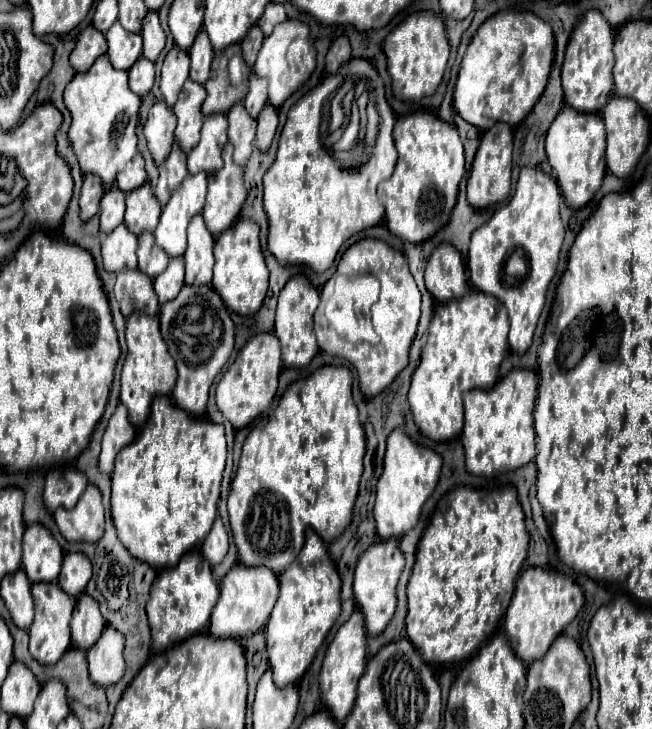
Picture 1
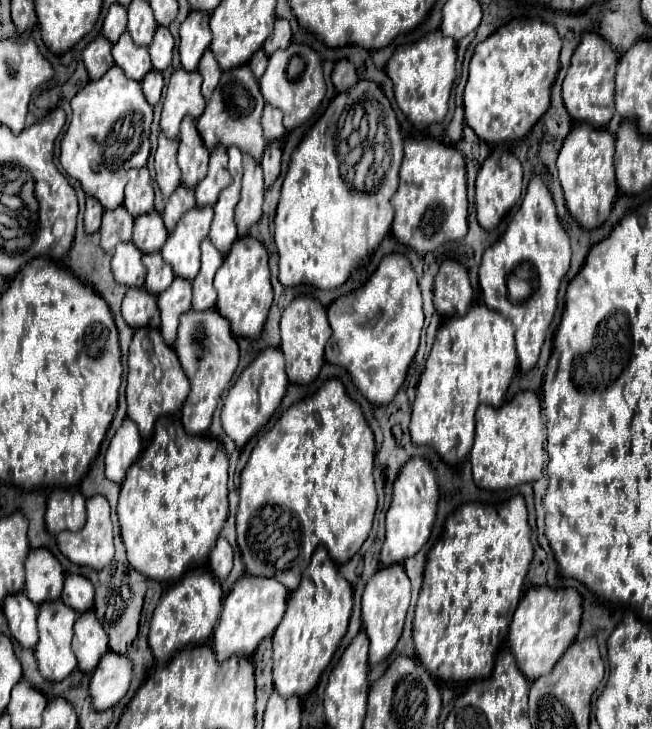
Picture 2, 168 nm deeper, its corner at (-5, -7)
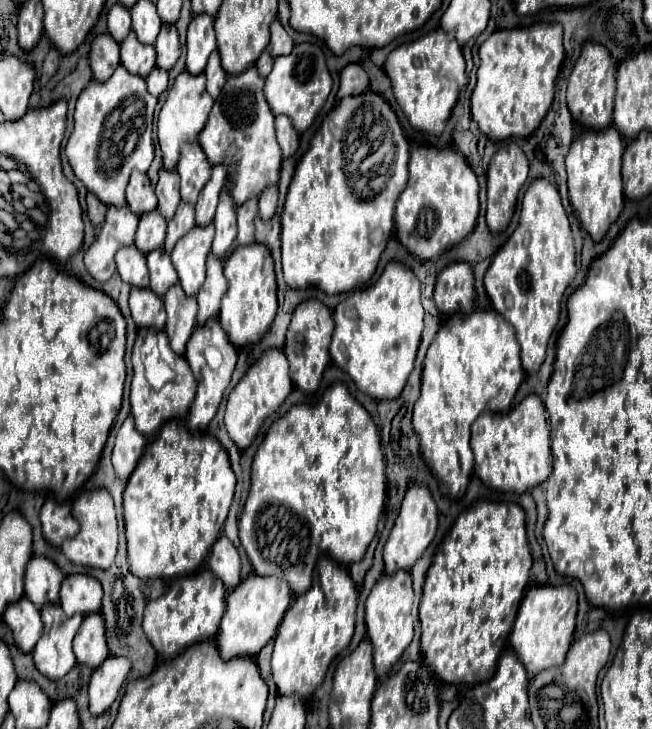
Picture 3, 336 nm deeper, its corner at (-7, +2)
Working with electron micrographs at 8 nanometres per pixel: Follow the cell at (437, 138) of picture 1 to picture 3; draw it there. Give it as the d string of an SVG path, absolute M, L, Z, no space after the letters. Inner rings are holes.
M413 146L409 160L409 182L395 208L395 230L399 242L417 258L429 260L461 242L477 222L479 186L461 152L437 146Z

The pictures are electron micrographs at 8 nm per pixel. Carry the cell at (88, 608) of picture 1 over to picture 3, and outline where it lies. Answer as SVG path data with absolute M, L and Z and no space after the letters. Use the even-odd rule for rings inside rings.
M87 614L87 618L83 618L83 624L73 642L73 650L77 662L89 668L97 668L105 658L109 658L105 622L101 614Z

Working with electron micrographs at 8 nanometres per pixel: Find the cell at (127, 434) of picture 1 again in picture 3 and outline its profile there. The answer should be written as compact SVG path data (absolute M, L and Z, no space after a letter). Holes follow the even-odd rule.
M129 418L117 432L113 448L113 468L121 480L127 480L145 448L145 436L135 428L135 420Z

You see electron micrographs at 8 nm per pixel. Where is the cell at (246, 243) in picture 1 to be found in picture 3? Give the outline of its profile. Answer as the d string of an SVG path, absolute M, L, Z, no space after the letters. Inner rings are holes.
M253 242L249 246L237 246L233 254L227 258L223 274L229 286L225 296L221 298L221 310L219 310L221 328L227 332L229 340L235 346L255 344L271 326L277 310L277 296L275 296L277 284L269 248L259 242Z

